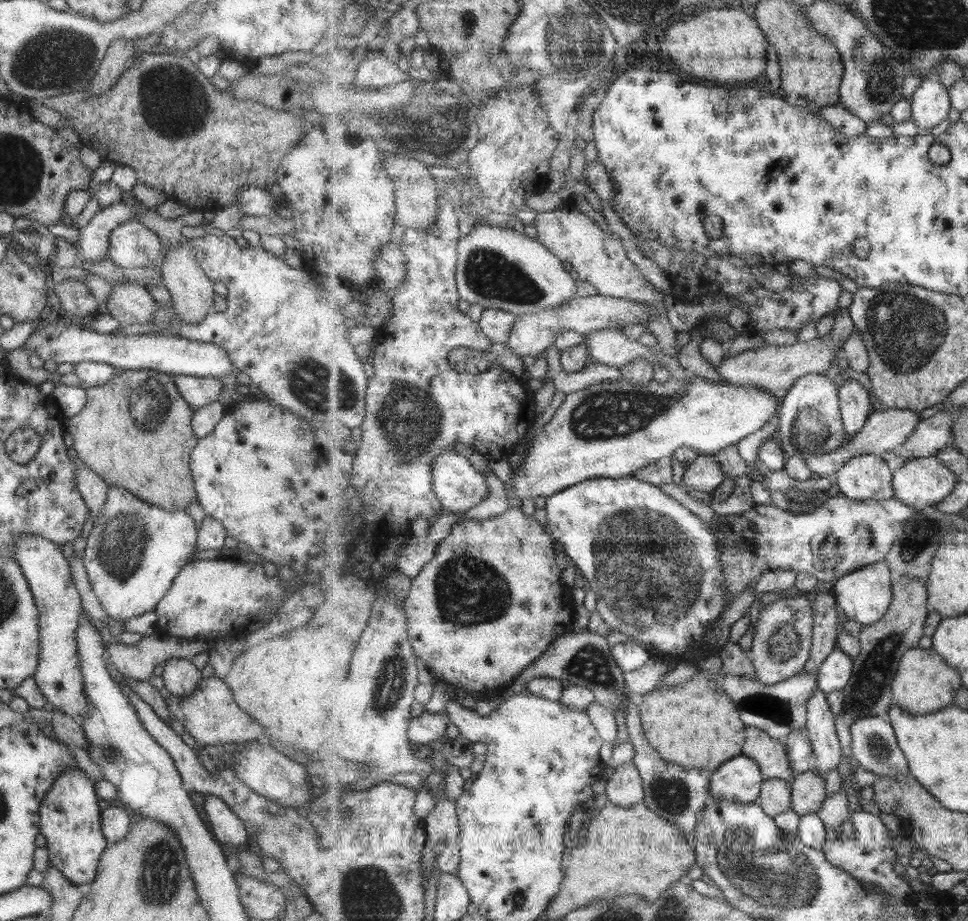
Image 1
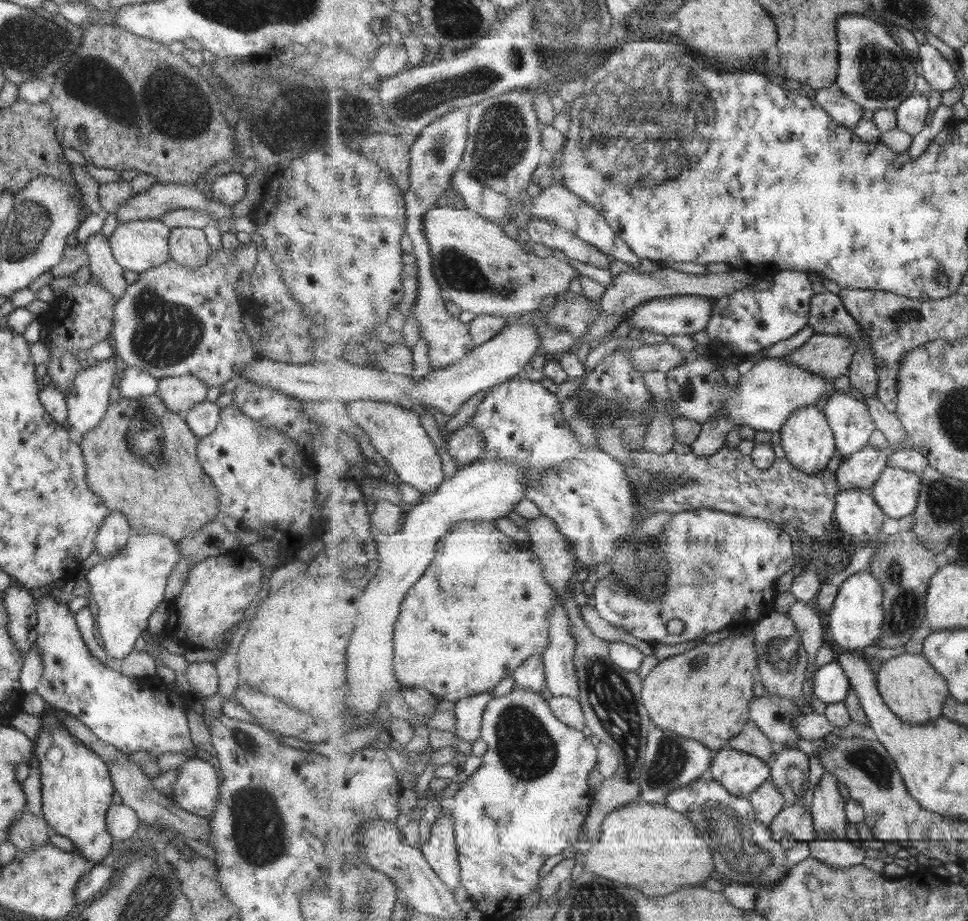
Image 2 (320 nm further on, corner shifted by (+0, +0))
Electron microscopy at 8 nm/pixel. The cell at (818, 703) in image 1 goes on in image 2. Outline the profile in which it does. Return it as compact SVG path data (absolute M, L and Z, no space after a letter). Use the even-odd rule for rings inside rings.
M825 771L813 791L811 811L818 836L834 832L838 838L845 839L848 816L845 798L839 794L836 774Z

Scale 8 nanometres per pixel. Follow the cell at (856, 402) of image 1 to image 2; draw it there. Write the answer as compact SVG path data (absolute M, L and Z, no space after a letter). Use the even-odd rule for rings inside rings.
M836 390L824 410L834 430L838 451L844 458L869 446L876 424L867 404Z

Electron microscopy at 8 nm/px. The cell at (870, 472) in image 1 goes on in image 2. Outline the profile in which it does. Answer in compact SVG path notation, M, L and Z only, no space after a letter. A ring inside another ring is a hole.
M851 489L840 491L836 497L835 516L839 520L840 531L852 538L854 546L866 546L877 534L883 530L883 524L887 514L883 512L883 508L879 507L879 502L875 499L871 491L863 491L861 489Z

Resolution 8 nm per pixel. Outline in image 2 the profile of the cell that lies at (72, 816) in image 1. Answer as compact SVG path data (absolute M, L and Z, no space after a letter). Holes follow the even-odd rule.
M47 708L40 718L40 727L34 744L34 754L38 760L40 772L40 802L42 817L49 826L50 833L60 834L69 838L74 844L80 857L93 861L94 864L108 861L111 852L112 836L106 831L105 813L111 806L111 799L114 796L112 782L109 776L108 766L93 751L80 744L74 736L71 736L62 725L60 719L62 714ZM51 747L61 749L62 757L58 763L50 763L45 759L45 752Z

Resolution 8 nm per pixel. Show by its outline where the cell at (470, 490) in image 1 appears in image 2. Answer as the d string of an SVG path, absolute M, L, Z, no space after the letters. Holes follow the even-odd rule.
M372 400L348 402L346 409L350 417L362 428L364 436L370 439L376 451L385 458L397 475L401 476L403 483L413 486L426 496L442 486L445 482L443 462L427 430L421 426L417 409L407 410L400 404Z

